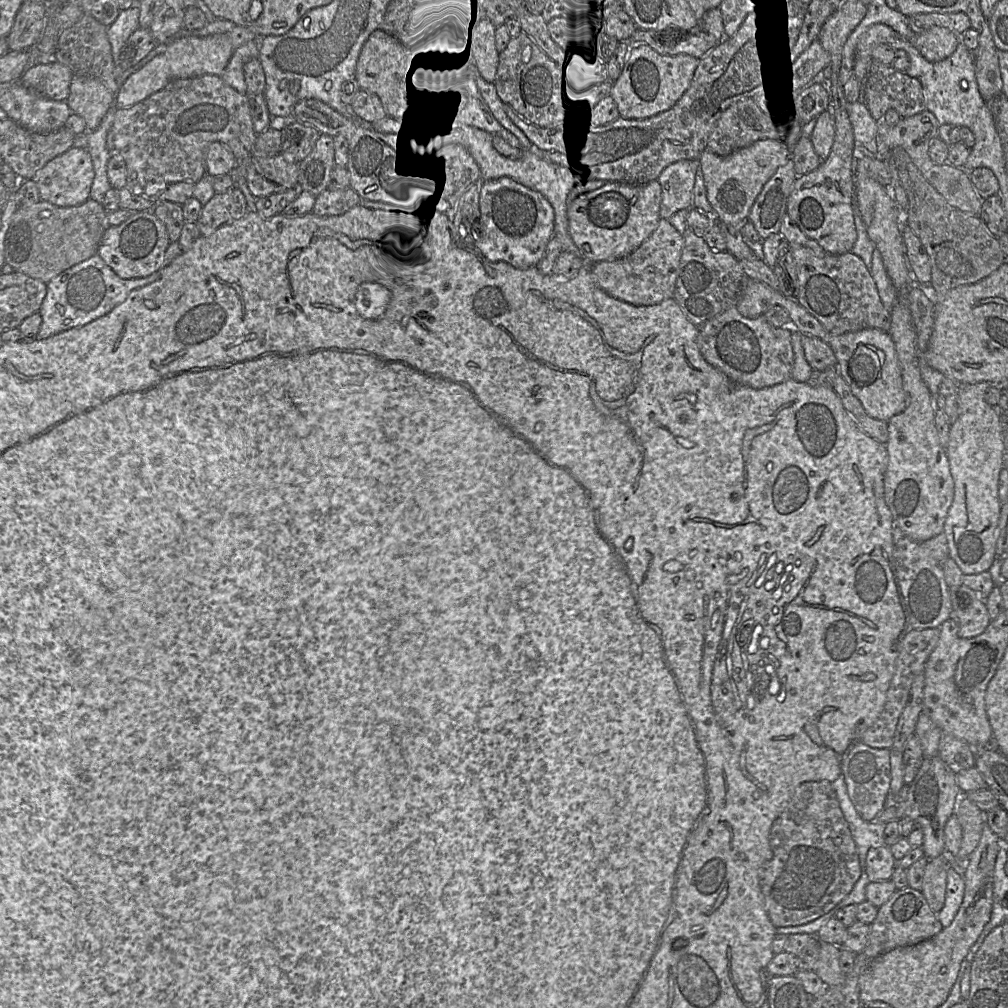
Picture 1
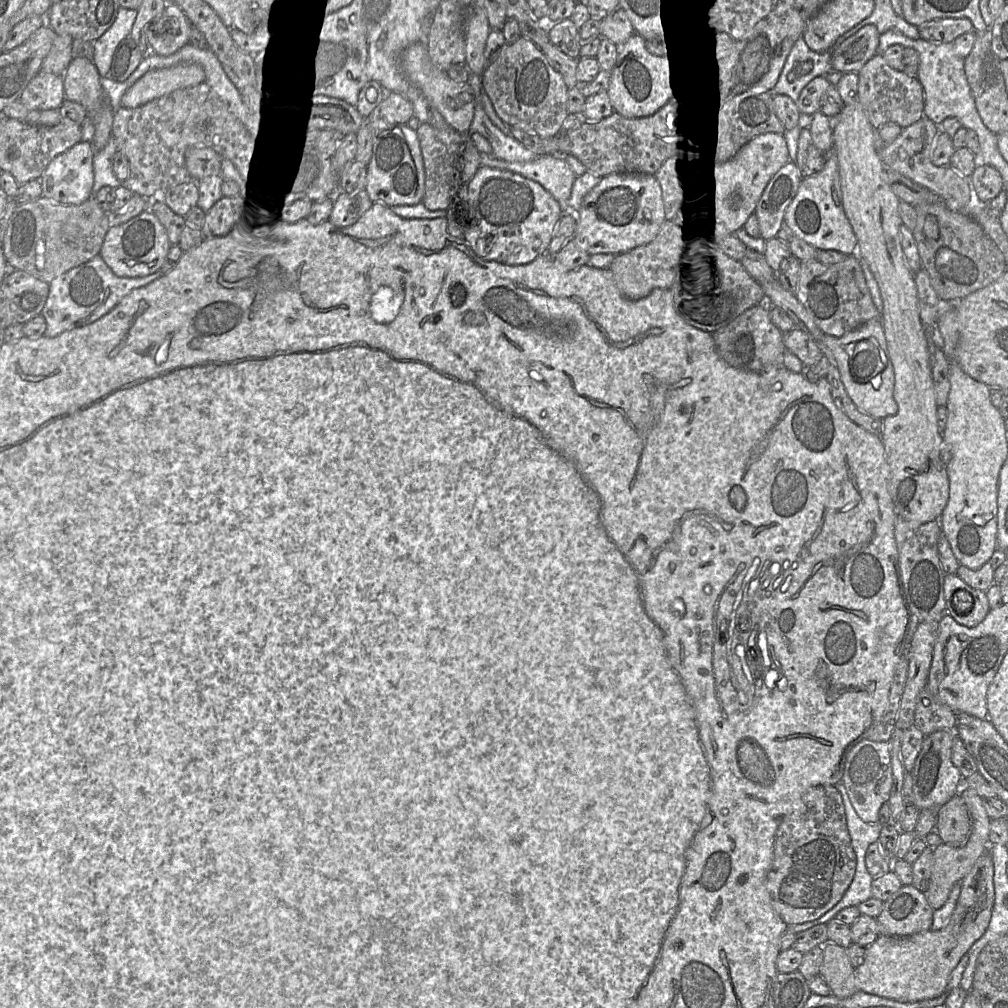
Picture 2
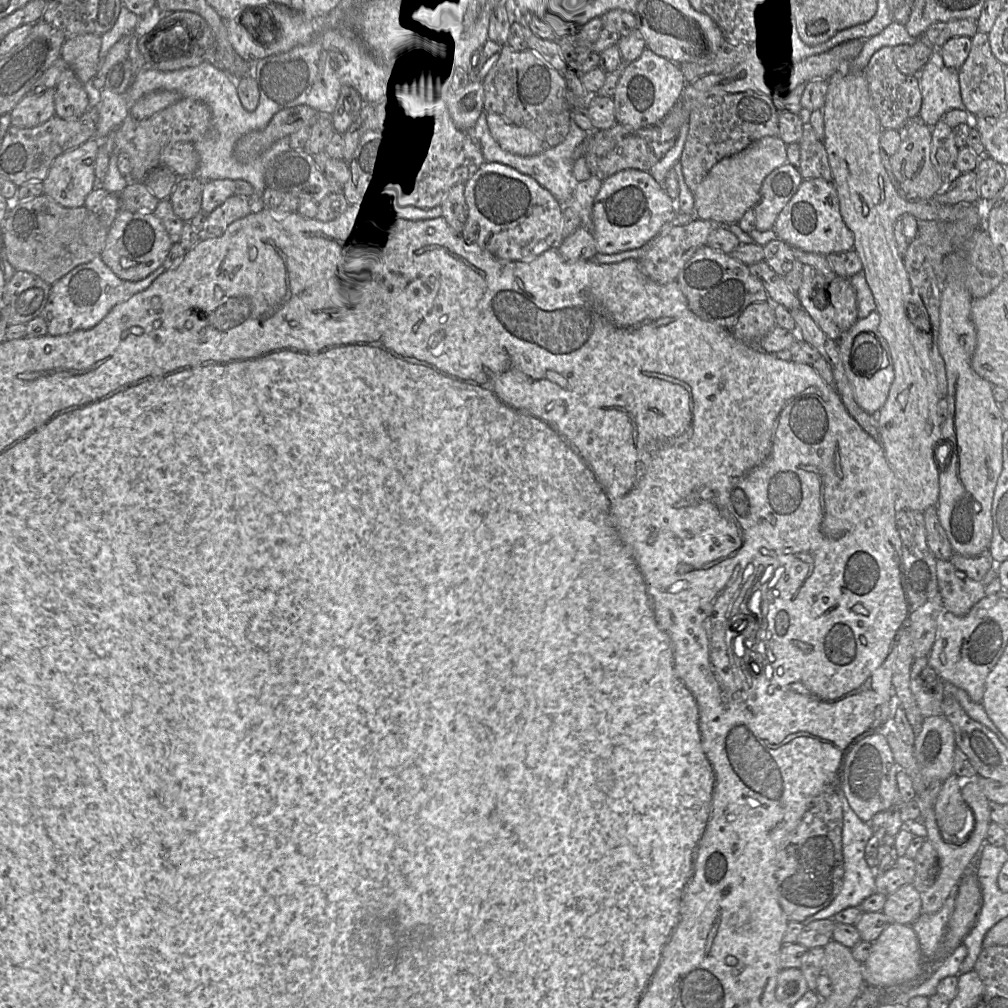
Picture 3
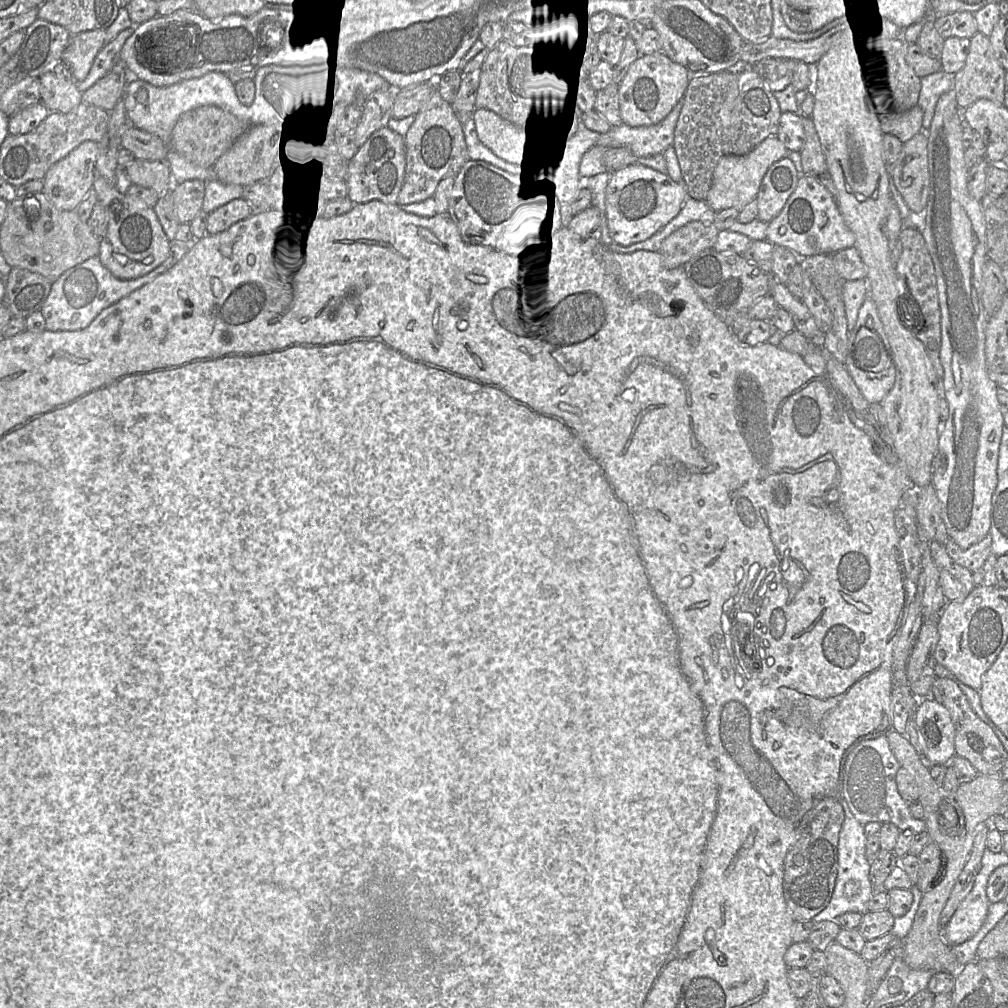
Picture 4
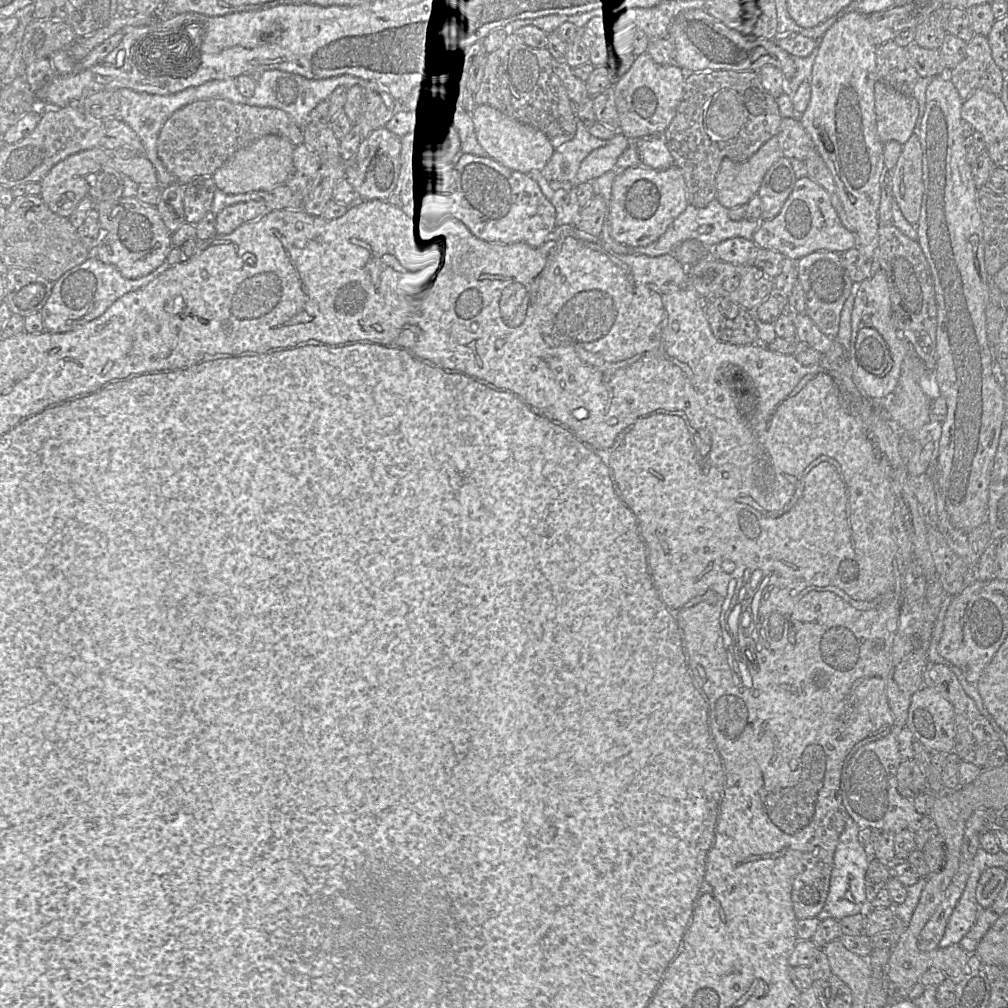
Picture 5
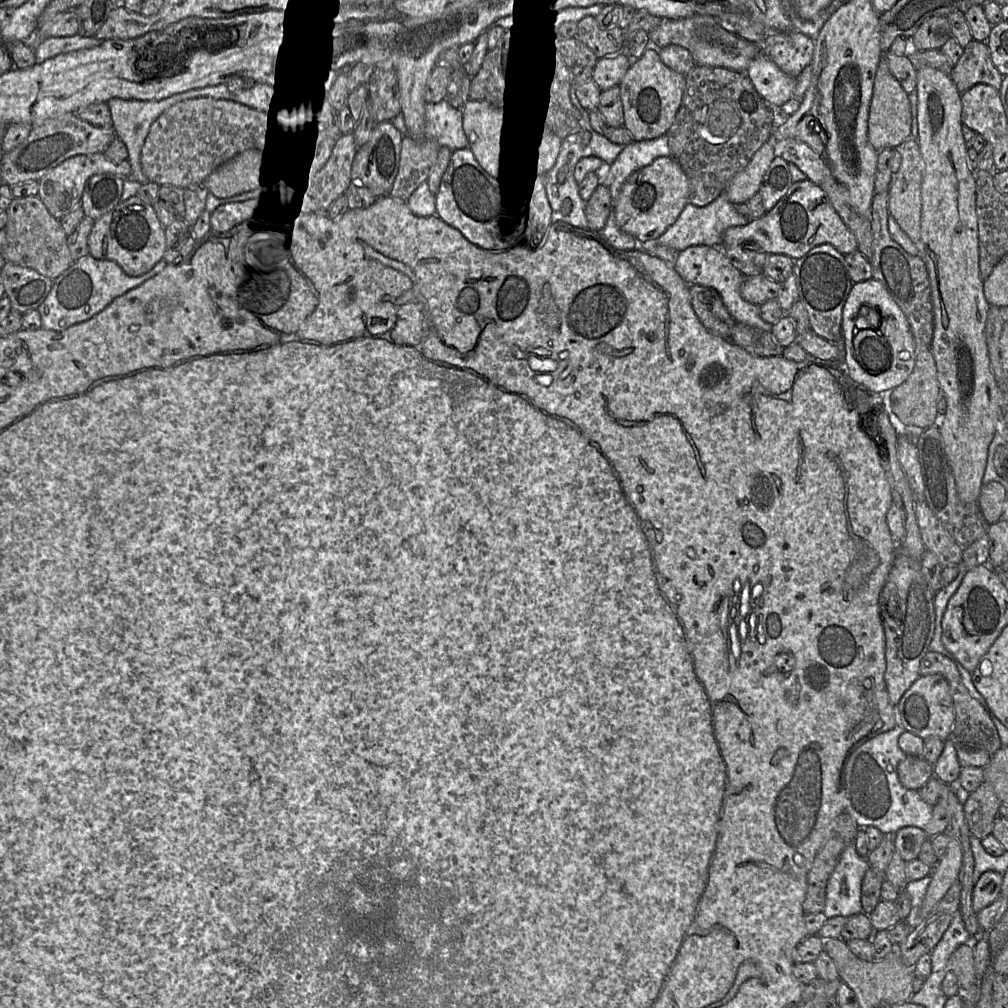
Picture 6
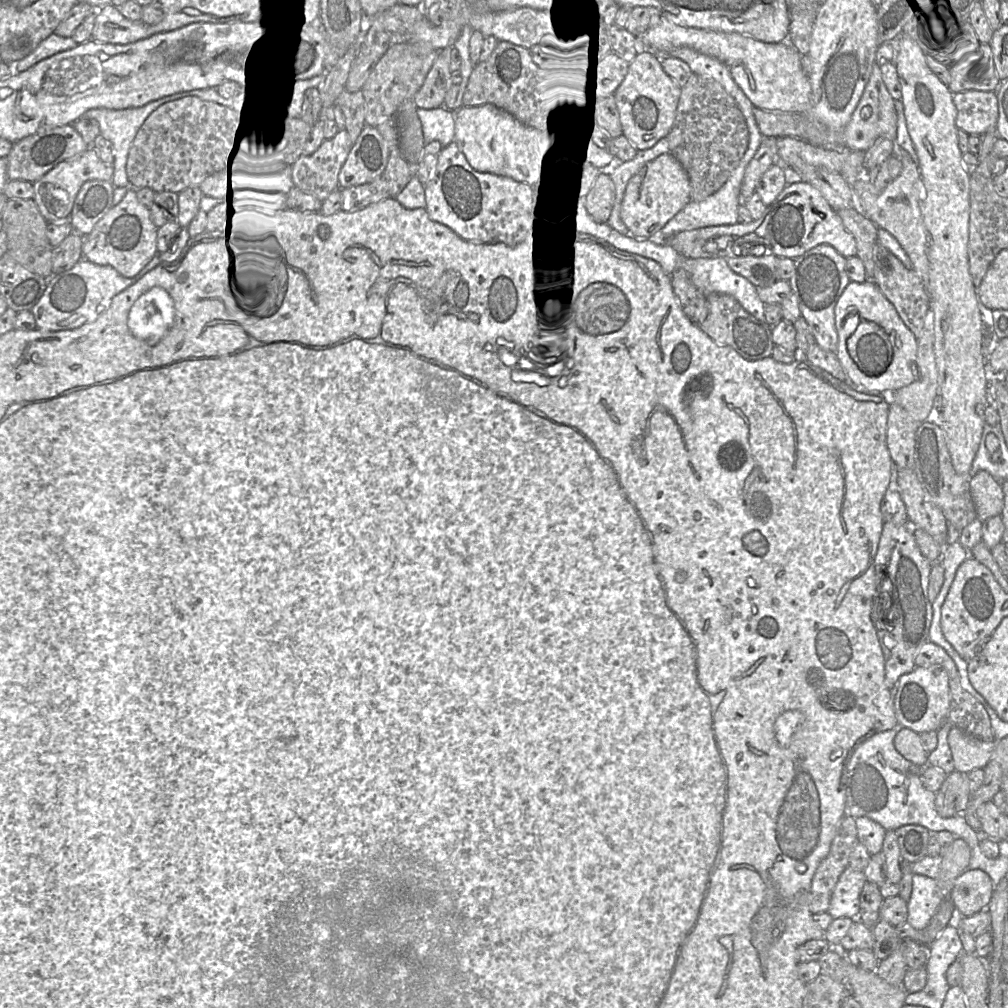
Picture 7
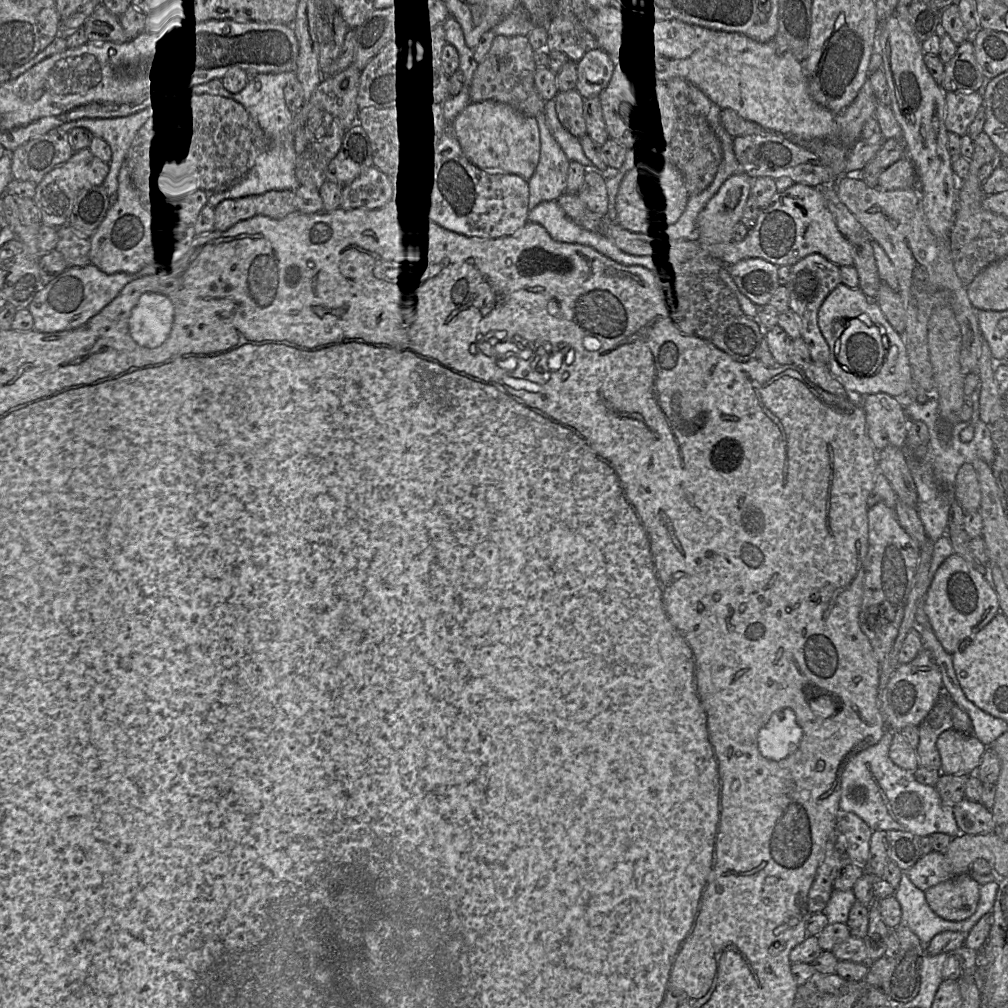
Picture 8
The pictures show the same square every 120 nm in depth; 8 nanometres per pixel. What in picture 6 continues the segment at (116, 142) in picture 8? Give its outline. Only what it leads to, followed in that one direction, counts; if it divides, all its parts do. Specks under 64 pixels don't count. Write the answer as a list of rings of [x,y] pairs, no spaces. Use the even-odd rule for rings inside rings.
[[[219,84],[215,86],[208,86],[204,88],[192,89],[186,92],[175,94],[169,98],[165,98],[159,101],[143,101],[143,100],[124,100],[121,98],[112,98],[107,101],[107,105],[110,109],[112,118],[112,128],[115,131],[116,136],[123,142],[128,151],[128,162],[131,167],[131,173],[129,178],[132,181],[144,184],[147,182],[140,164],[141,149],[144,141],[148,135],[150,126],[152,123],[168,108],[174,104],[199,97],[209,97],[213,99],[230,99],[230,91],[226,84]]]

